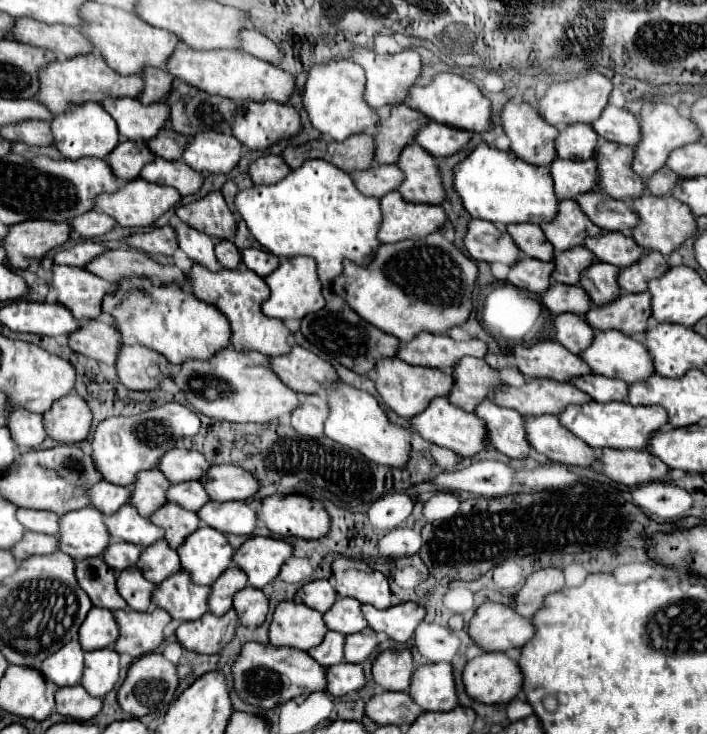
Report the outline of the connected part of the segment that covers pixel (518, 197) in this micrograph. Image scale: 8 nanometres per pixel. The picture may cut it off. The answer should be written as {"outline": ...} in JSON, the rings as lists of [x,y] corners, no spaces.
{"outline":[[[481,143],[461,165],[455,167],[455,189],[463,199],[471,217],[491,223],[549,223],[555,217],[559,201],[553,191],[549,167],[537,167],[525,163],[515,153],[491,149]]]}

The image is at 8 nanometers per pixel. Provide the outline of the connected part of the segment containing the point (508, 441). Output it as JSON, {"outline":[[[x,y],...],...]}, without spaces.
{"outline":[[[489,399],[483,401],[475,415],[479,415],[487,423],[489,431],[489,443],[499,449],[503,455],[511,459],[525,459],[529,457],[531,445],[527,443],[527,433],[525,433],[525,417],[513,409],[499,407],[491,403]]]}

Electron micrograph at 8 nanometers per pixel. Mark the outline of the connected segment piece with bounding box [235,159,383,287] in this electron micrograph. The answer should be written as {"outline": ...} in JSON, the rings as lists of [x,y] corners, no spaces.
{"outline":[[[309,159],[307,163],[303,163],[299,169],[293,169],[285,179],[281,179],[275,185],[255,185],[251,189],[239,191],[239,195],[235,197],[235,205],[243,215],[243,219],[247,221],[251,235],[269,253],[277,257],[299,257],[299,255],[313,257],[319,267],[319,279],[325,287],[329,287],[333,279],[343,273],[345,259],[353,261],[357,267],[367,267],[367,263],[371,263],[375,251],[381,245],[377,239],[379,223],[383,221],[379,211],[379,201],[375,197],[363,195],[355,187],[349,173],[341,171],[339,167],[323,159]]]}

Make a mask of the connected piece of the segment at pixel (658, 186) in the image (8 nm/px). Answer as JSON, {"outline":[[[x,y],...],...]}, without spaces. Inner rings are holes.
{"outline":[[[663,167],[653,177],[647,179],[647,189],[653,195],[671,195],[671,187],[675,187],[677,181],[679,181],[679,175],[675,175],[671,169]]]}

